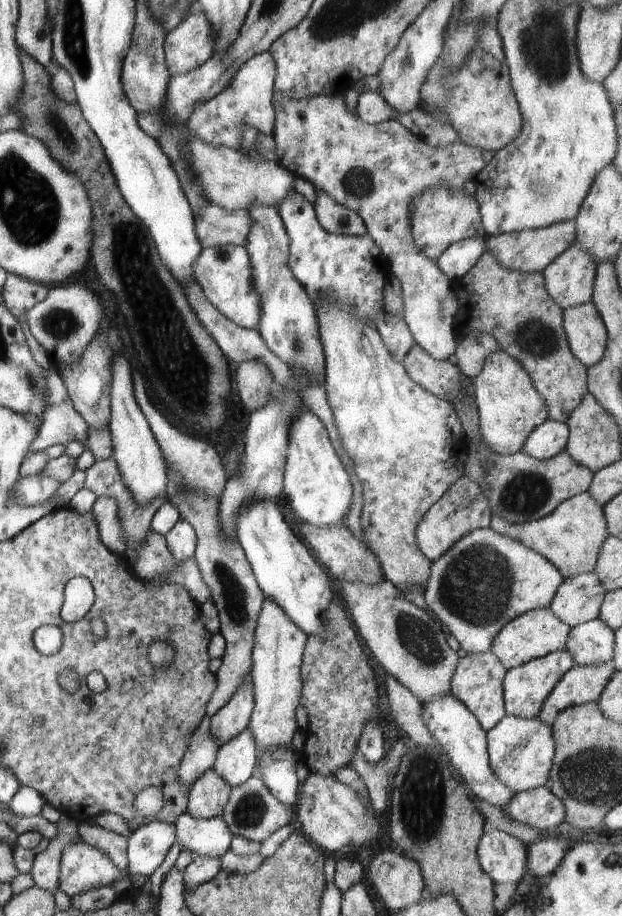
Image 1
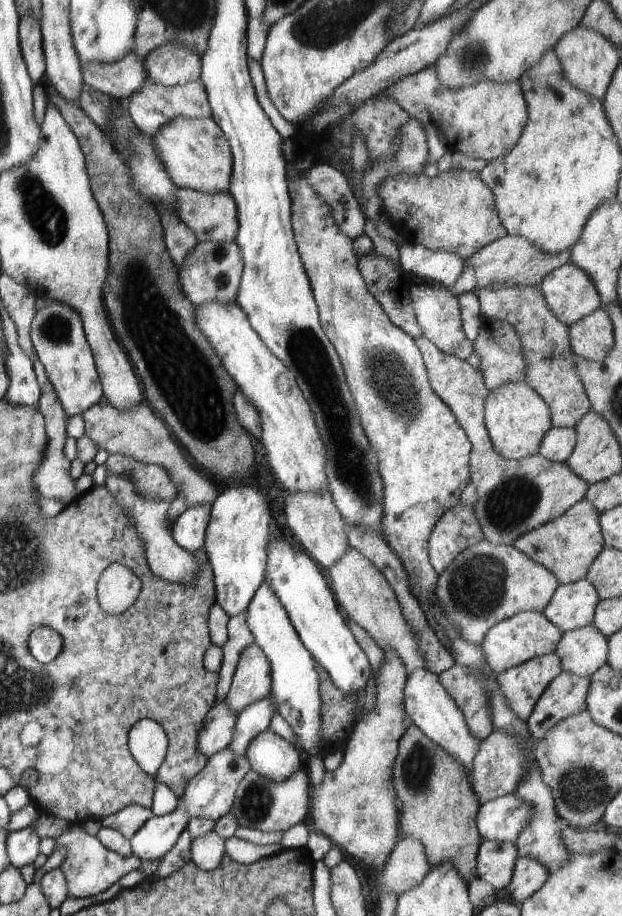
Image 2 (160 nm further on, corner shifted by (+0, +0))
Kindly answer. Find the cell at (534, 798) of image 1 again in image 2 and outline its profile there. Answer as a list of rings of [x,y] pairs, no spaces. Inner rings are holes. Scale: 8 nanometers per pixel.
[[[510,794],[480,805],[475,825],[484,841],[514,842],[529,818],[529,807]]]

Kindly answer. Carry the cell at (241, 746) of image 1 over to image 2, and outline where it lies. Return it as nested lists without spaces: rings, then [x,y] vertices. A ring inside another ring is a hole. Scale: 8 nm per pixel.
[[[261,698],[248,704],[237,716],[230,747],[236,754],[245,755],[248,744],[261,732],[269,730],[269,722],[273,717],[273,702],[268,698]]]

